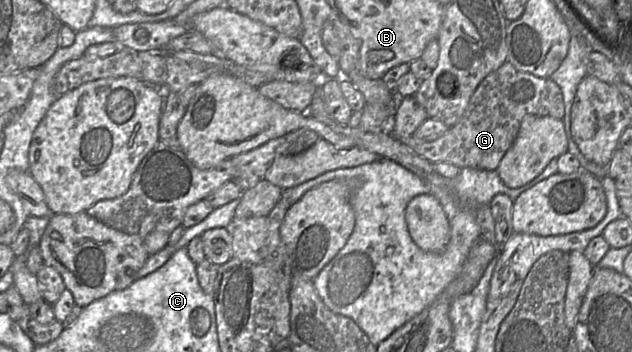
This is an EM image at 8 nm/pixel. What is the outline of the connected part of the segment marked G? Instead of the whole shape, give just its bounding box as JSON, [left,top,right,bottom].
[398,61,564,170]

